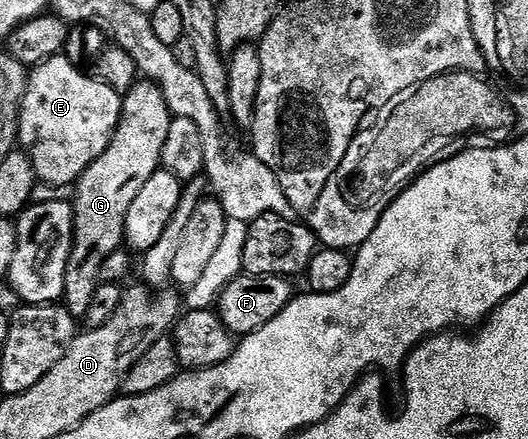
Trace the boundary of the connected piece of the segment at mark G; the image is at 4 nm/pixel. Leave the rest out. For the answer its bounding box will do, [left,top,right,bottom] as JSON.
[61,80,173,319]

